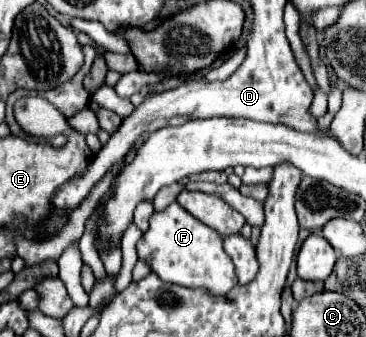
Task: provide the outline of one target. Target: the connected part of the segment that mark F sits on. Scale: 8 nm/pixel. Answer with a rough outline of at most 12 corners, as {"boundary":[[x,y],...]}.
{"boundary":[[171,203],[137,255],[165,283],[227,295],[223,237]]}

